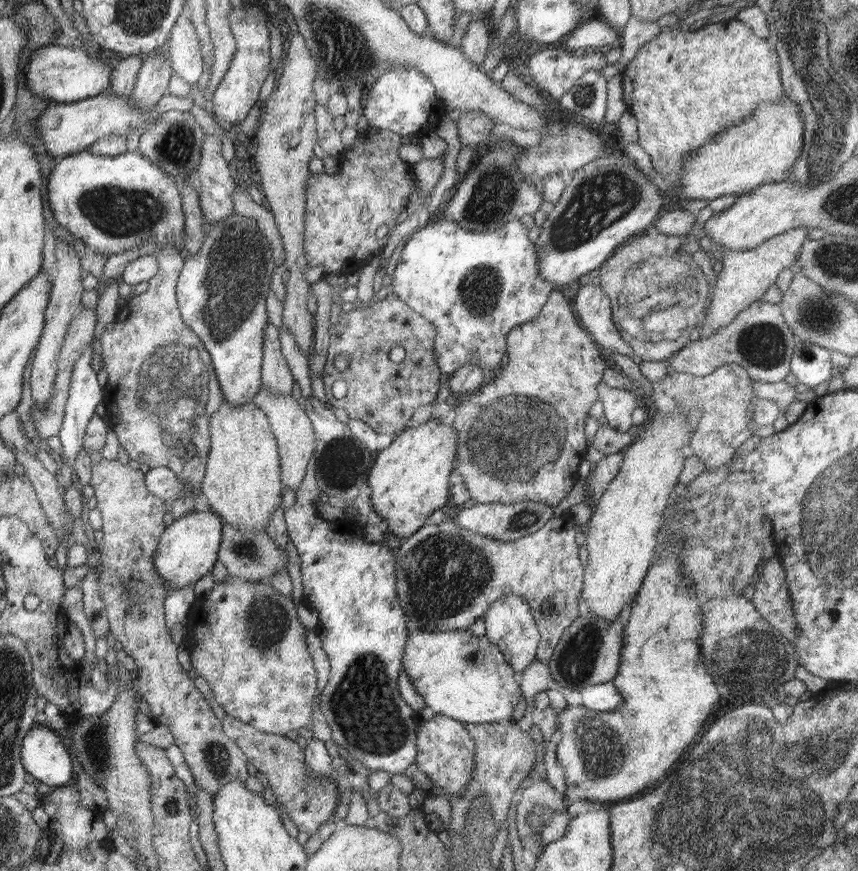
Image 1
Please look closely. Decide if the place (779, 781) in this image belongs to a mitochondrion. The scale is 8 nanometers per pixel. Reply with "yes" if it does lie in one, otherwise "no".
yes

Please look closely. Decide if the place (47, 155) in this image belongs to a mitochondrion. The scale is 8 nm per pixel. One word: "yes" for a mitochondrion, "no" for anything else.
no

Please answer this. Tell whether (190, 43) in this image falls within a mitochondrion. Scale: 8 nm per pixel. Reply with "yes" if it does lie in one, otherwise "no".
no

